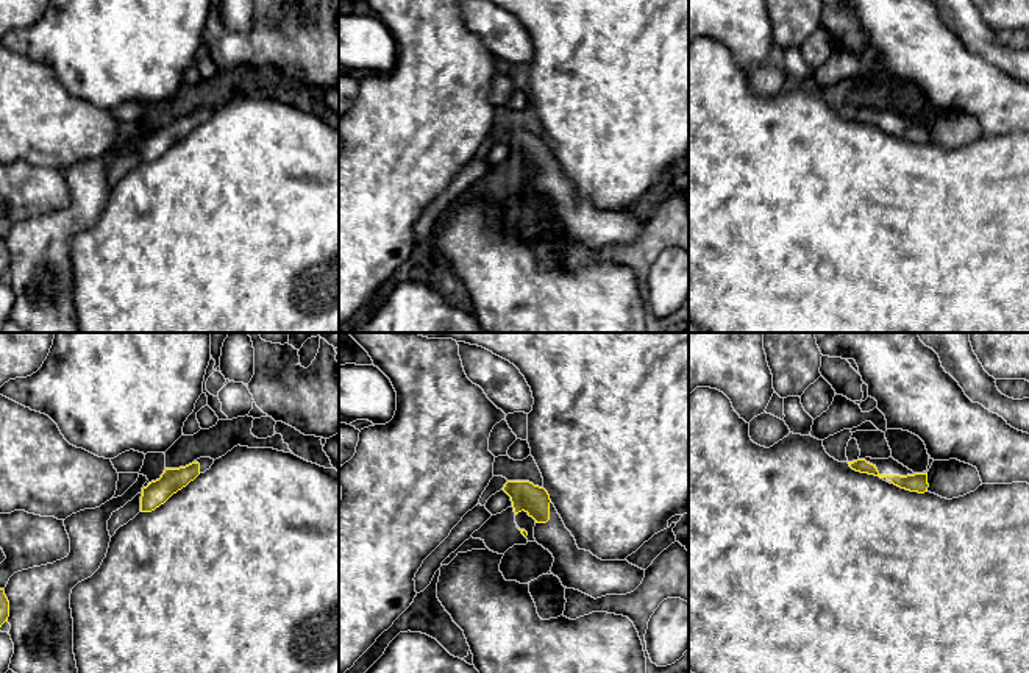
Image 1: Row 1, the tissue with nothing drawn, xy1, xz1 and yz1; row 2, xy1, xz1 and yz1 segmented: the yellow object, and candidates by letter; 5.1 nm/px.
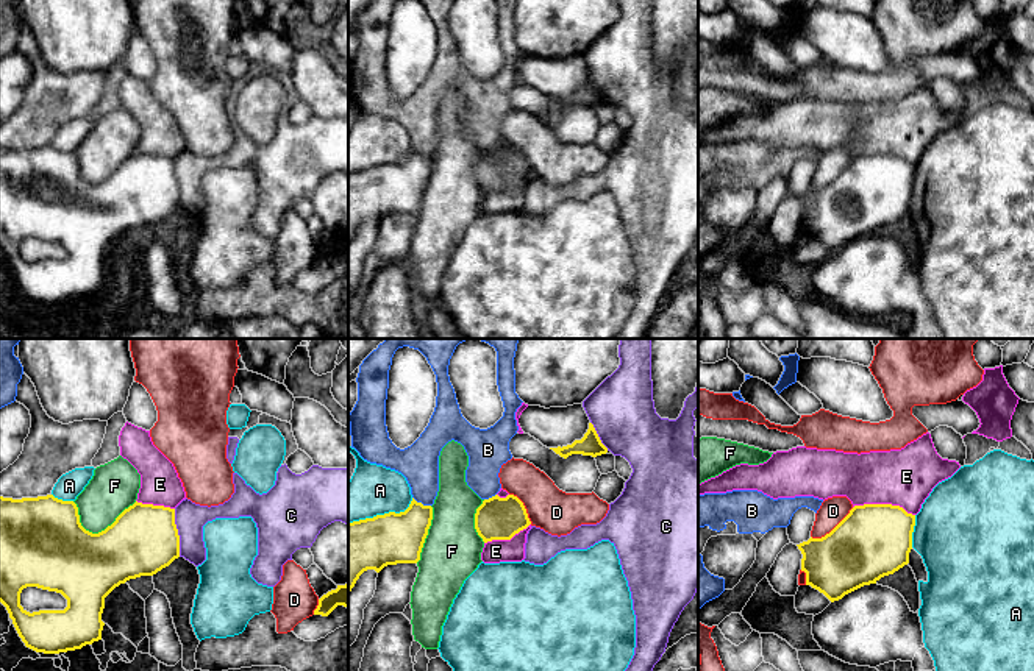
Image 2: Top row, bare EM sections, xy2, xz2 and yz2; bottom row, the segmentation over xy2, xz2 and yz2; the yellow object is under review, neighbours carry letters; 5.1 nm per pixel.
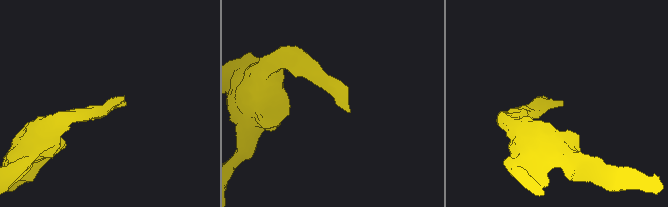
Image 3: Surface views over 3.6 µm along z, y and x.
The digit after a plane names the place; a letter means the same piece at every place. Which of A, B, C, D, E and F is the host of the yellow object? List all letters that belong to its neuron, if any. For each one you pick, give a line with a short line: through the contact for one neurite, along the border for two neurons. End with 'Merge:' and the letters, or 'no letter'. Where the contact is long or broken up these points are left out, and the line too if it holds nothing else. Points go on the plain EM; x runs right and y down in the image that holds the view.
Merge: no letter

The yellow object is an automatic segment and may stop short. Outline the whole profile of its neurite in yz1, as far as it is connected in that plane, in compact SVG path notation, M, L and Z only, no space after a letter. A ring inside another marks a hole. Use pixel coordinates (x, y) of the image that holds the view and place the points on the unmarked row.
M865 108L848 114L856 122L879 126L881 130L910 142L924 144L928 142L929 137L928 122L913 123L893 108L888 109Z

